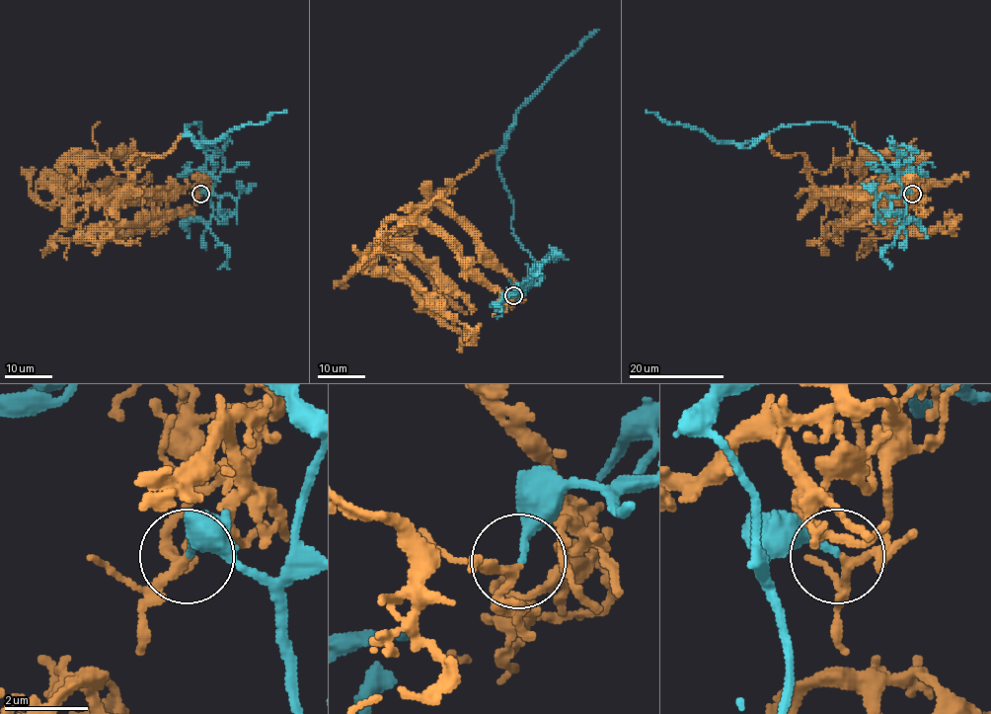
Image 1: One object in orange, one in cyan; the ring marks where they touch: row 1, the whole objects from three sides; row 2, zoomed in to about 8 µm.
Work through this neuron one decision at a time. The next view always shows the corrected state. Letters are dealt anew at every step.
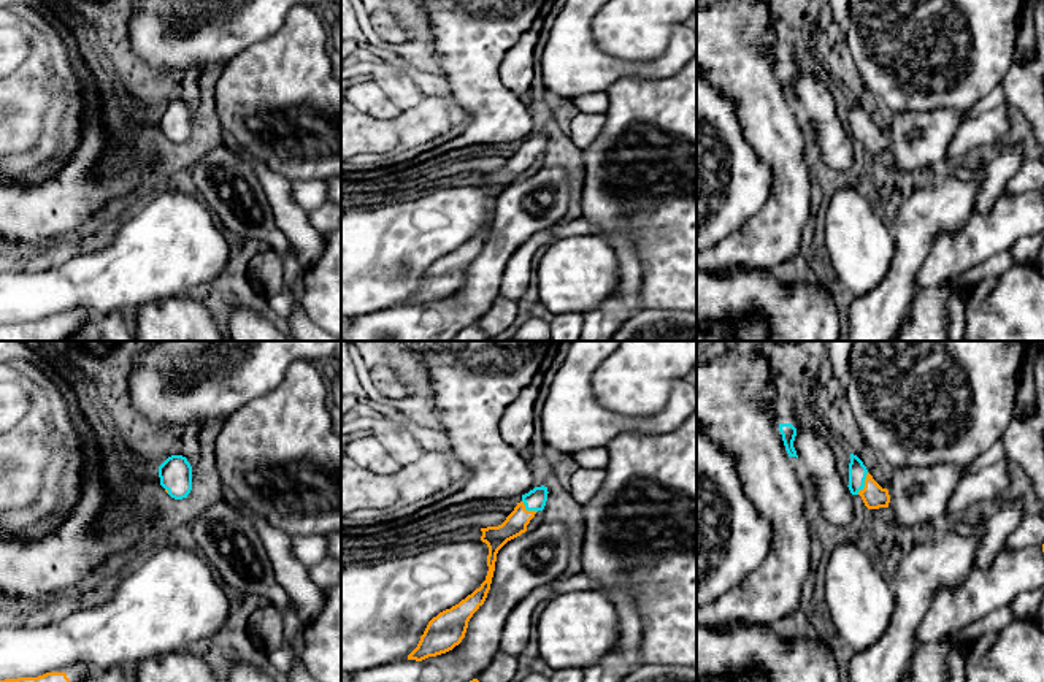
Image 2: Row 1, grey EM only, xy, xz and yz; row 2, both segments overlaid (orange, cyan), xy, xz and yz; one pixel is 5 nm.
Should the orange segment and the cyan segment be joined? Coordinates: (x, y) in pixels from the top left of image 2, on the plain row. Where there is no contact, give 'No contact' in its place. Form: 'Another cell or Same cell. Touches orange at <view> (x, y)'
Same cell. Touches orange at yz (865, 129)

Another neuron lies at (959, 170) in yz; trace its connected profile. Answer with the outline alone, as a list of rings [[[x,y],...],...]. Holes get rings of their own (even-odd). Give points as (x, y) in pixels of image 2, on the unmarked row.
[[[958,162],[949,168],[944,168],[942,173],[952,174],[961,181],[971,181],[979,189],[985,178],[985,167],[969,168],[969,167],[965,167],[961,162]]]

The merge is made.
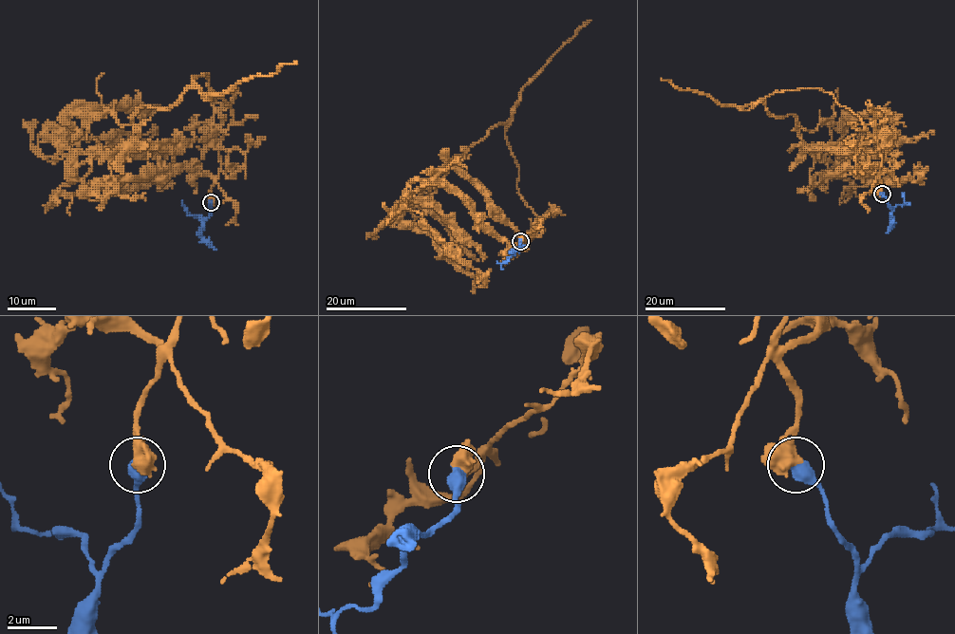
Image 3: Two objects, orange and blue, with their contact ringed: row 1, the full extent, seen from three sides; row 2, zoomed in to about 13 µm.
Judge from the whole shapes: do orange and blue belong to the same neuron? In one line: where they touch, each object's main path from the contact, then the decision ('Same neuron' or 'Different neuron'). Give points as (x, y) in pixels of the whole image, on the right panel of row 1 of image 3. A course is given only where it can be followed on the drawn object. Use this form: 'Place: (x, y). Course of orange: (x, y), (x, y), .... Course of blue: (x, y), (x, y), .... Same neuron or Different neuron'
Place: (882, 194). Course of orange: (881, 193), (879, 137), (808, 146), (813, 154), (829, 154), (853, 183), (849, 190), (904, 182), (927, 167). Course of blue: (881, 194), (892, 210), (897, 205), (904, 205), (902, 193). Same neuron

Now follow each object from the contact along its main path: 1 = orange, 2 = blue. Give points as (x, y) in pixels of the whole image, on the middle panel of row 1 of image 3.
1: (520, 240), (529, 240), (454, 168), (409, 195), (396, 213), (418, 212), (443, 246), (485, 279), (479, 287)
2: (520, 240), (520, 246), (506, 263), (496, 261)

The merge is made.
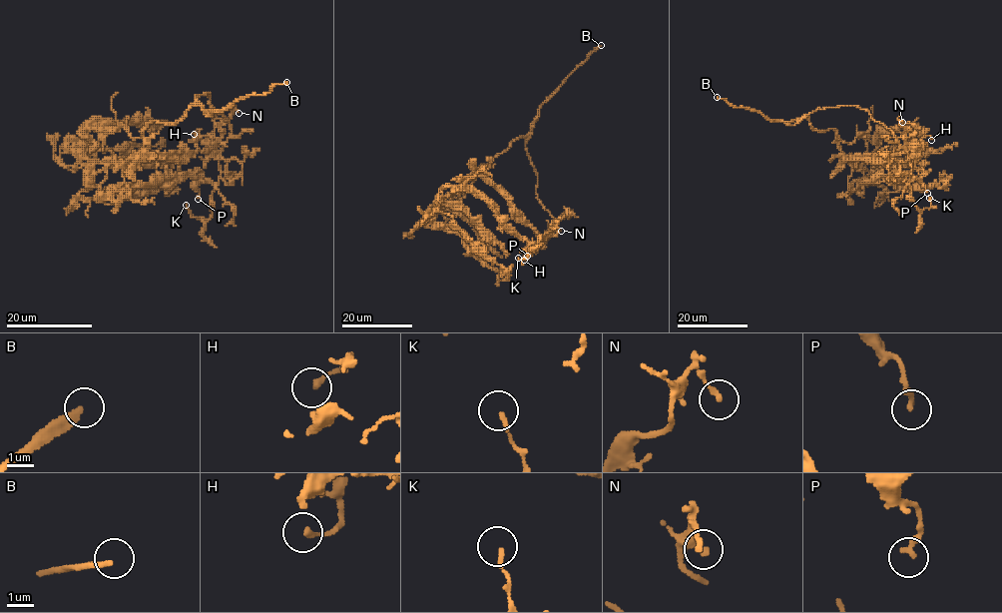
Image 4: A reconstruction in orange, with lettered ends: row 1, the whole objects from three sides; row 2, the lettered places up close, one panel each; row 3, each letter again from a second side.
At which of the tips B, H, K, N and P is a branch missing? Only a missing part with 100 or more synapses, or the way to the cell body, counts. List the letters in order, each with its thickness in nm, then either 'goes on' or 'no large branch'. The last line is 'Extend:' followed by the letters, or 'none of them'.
B: 260 nm | goes on
H: 200 nm | no large branch
K: 160 nm | no large branch
N: 190 nm | no large branch
P: 240 nm | no large branch
Extend: B

